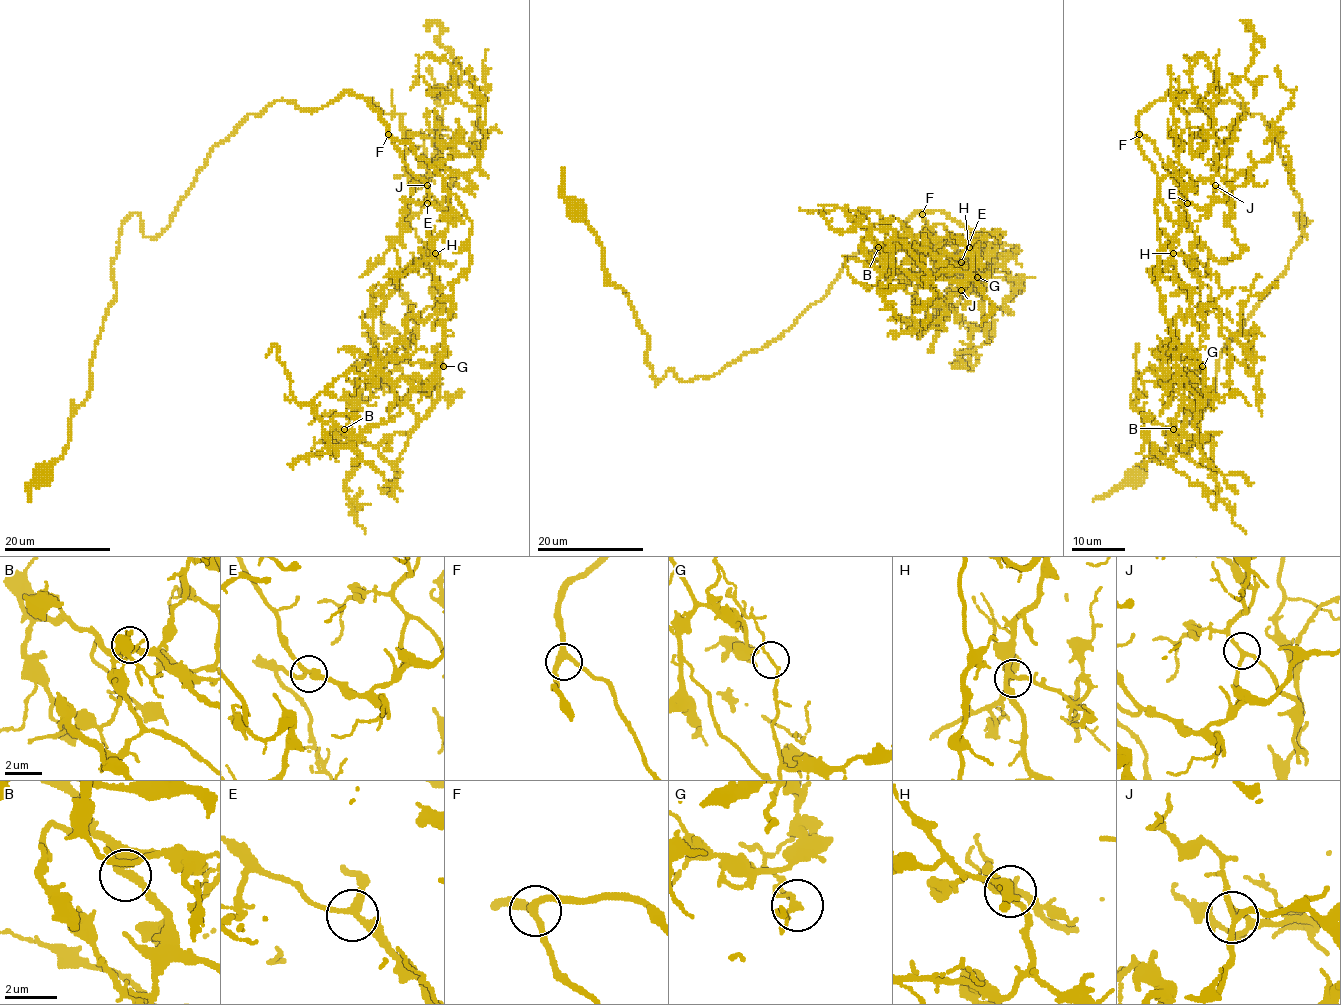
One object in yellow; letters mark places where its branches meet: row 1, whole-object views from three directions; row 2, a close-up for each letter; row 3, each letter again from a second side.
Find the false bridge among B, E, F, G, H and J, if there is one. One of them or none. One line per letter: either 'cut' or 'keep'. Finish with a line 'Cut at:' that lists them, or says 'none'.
B: keep
E: keep
F: keep
G: cut
H: keep
J: keep
Cut at: G

